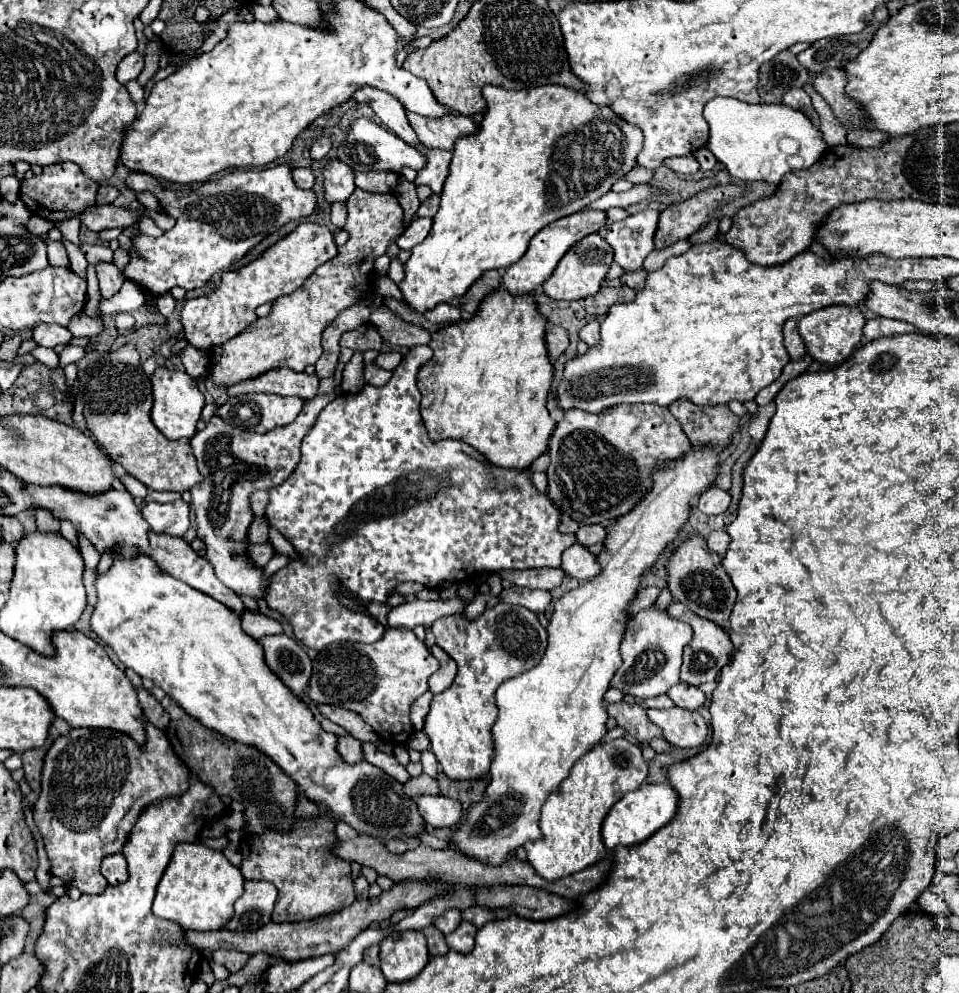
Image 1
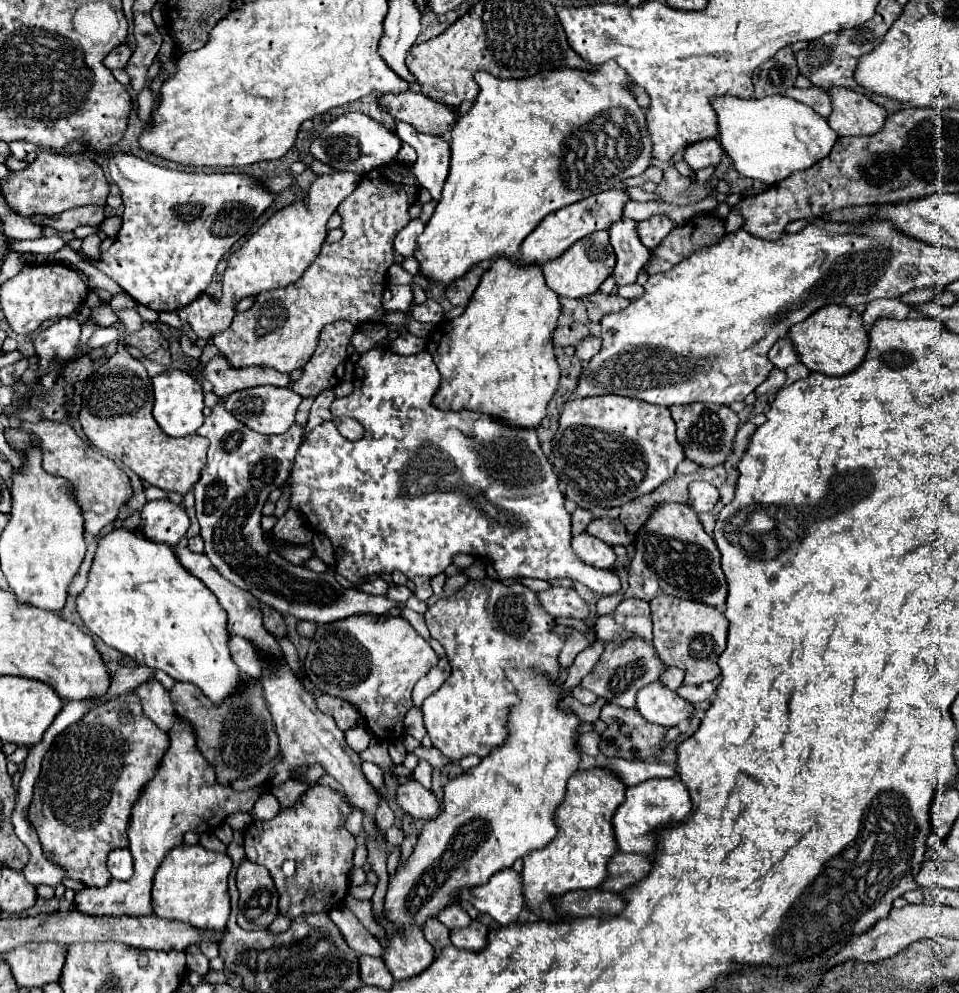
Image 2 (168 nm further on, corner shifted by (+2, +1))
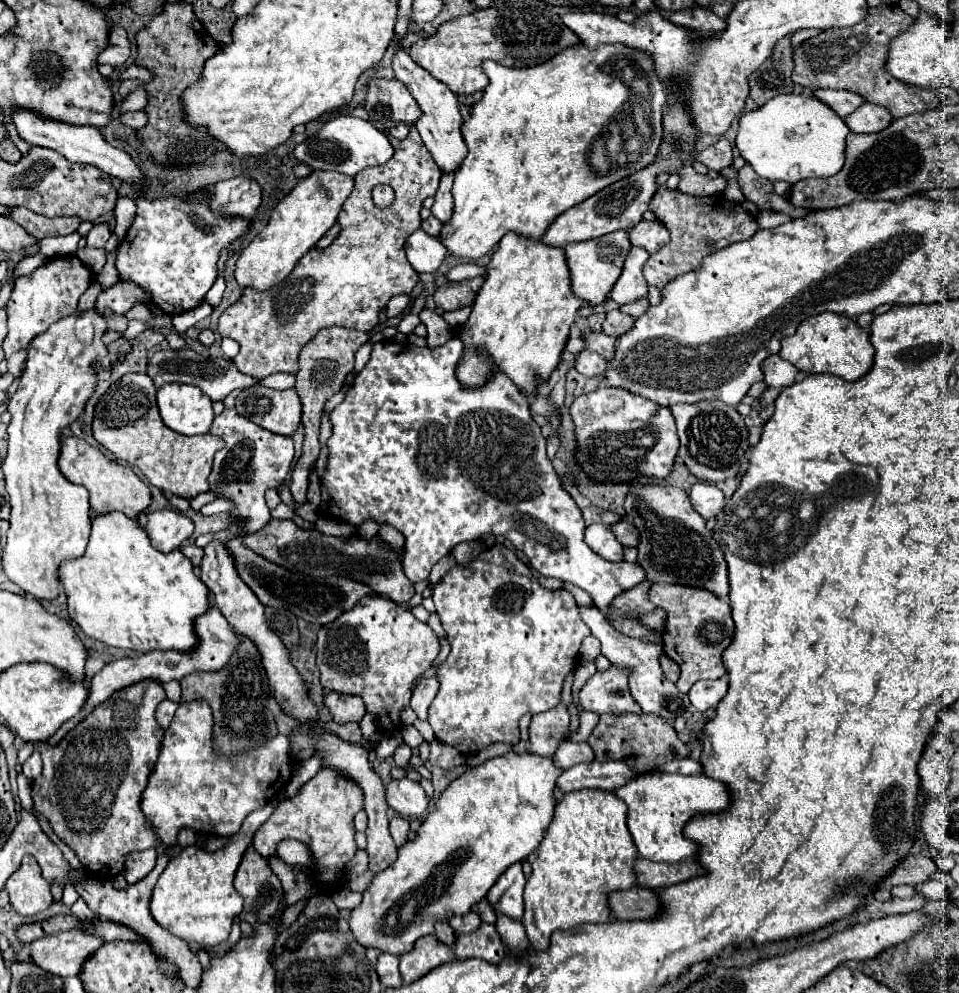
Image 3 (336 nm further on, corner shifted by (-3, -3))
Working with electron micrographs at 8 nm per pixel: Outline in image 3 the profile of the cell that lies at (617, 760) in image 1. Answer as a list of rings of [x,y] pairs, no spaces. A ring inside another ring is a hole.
[[[579,789],[565,793],[557,803],[553,821],[545,833],[545,841],[539,845],[537,855],[533,859],[533,871],[525,885],[525,915],[523,925],[529,937],[529,943],[537,951],[545,951],[549,947],[549,937],[557,929],[569,929],[583,923],[607,923],[611,919],[611,911],[607,907],[607,893],[629,889],[635,885],[633,863],[637,857],[637,849],[633,839],[629,837],[629,829],[625,825],[627,805],[615,797],[615,793],[601,789]]]

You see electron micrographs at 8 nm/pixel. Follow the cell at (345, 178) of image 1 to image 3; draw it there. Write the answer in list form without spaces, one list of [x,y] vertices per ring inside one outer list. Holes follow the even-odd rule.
[[[313,171],[305,181],[301,181],[279,205],[273,209],[265,229],[241,251],[237,261],[235,279],[245,289],[267,291],[273,285],[279,285],[299,263],[299,259],[317,245],[317,241],[331,229],[337,221],[337,215],[351,195],[355,179],[349,175],[333,171]]]

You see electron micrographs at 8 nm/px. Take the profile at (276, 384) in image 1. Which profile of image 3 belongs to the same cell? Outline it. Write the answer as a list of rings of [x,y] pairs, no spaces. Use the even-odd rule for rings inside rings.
[[[191,349],[157,351],[149,359],[149,377],[153,379],[155,387],[161,387],[165,383],[189,383],[189,385],[197,385],[205,395],[209,395],[211,401],[223,401],[235,389],[247,389],[247,387],[253,387],[253,385],[261,383],[257,377],[241,373],[233,365],[231,359],[223,359],[223,357],[203,359],[203,357],[197,357],[197,353],[191,351]]]

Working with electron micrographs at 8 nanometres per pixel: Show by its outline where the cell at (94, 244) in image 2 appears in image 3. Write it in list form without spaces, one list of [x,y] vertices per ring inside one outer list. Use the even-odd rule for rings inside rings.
[[[105,223],[95,225],[87,235],[87,247],[105,247],[109,237],[111,237],[111,231],[109,231],[109,227]]]

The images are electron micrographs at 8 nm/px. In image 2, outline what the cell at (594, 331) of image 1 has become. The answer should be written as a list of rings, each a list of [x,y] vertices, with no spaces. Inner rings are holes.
[[[596,335],[586,337],[586,339],[582,339],[582,341],[576,345],[576,353],[574,353],[574,357],[580,359],[580,361],[584,361],[584,363],[588,363],[588,361],[600,351],[600,347],[602,347],[600,337],[596,337]]]

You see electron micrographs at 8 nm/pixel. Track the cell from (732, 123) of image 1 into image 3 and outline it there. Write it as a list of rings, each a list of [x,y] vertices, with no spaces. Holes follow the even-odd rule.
[[[777,95],[763,107],[741,115],[735,145],[755,173],[769,181],[797,183],[809,177],[829,177],[843,167],[845,137],[849,127],[827,105],[815,97]]]

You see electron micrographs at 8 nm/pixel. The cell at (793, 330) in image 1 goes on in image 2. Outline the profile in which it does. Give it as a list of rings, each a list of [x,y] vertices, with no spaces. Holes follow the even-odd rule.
[[[780,339],[768,353],[768,359],[770,363],[774,365],[774,369],[786,369],[794,363],[798,363],[798,357],[794,353],[794,347],[792,347],[792,341],[790,339]]]

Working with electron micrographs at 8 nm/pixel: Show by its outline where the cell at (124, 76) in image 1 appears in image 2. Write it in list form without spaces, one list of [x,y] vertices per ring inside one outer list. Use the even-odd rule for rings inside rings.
[[[122,43],[122,45],[118,45],[116,49],[112,49],[112,53],[108,53],[108,55],[104,57],[104,65],[106,65],[108,69],[124,69],[130,57],[132,57],[132,51],[130,51],[128,43]]]

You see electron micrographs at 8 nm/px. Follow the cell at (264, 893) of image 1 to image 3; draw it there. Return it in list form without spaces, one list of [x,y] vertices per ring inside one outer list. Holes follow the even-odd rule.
[[[249,847],[243,855],[235,877],[235,887],[245,899],[241,911],[243,921],[251,925],[269,923],[279,913],[283,899],[281,881],[253,847]]]

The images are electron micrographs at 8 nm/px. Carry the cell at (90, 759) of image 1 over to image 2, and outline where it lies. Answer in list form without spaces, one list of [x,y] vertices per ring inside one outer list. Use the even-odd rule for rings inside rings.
[[[136,693],[114,697],[90,709],[84,719],[62,731],[42,761],[42,771],[34,787],[34,799],[28,809],[28,821],[36,829],[44,855],[66,867],[68,877],[86,887],[104,887],[112,875],[106,867],[108,853],[118,847],[128,847],[126,829],[130,823],[130,809],[136,803],[142,787],[154,777],[168,749],[168,735],[160,731],[142,711]]]

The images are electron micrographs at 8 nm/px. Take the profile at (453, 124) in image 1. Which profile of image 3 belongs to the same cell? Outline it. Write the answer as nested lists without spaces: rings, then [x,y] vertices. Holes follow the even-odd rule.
[[[375,79],[369,83],[365,109],[371,121],[377,123],[407,123],[415,125],[423,115],[417,101],[413,101],[411,93],[397,79]]]

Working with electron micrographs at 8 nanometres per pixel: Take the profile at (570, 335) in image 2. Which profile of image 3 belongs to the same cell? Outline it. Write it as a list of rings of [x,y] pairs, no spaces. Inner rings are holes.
[[[585,333],[583,335],[583,341],[585,341],[585,347],[589,351],[595,351],[595,353],[601,353],[607,361],[613,359],[613,347],[615,347],[615,337],[609,337],[605,333]]]

